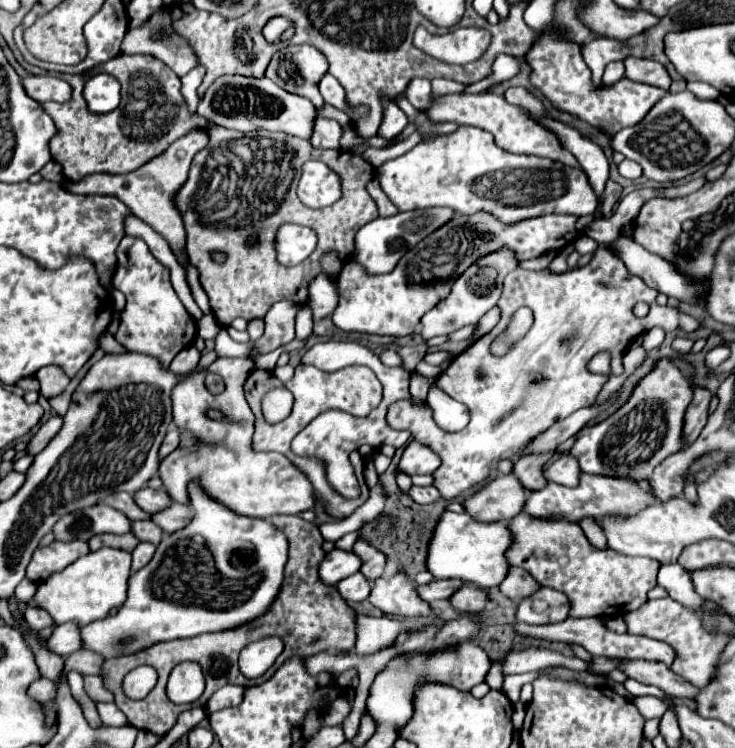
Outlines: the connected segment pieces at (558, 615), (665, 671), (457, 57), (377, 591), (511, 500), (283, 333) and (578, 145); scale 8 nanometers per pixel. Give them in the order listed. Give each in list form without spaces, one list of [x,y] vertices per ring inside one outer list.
[[[540,588],[518,604],[516,618],[524,624],[556,624],[566,620],[568,612],[570,602],[566,594],[552,588]]]
[[[622,660],[624,664],[620,666],[630,678],[642,682],[642,684],[652,684],[664,690],[670,696],[676,698],[688,698],[694,700],[700,692],[700,688],[694,688],[688,680],[682,680],[678,674],[674,674],[668,666],[662,662],[648,662],[648,660]]]
[[[418,26],[414,32],[414,44],[426,54],[444,60],[448,64],[468,64],[488,50],[490,32],[484,28],[456,28],[448,34],[430,34]]]
[[[404,570],[396,572],[388,580],[378,578],[368,600],[382,612],[402,618],[420,618],[432,614],[430,604],[418,596],[416,586],[412,586]]]
[[[498,476],[464,502],[466,512],[480,522],[512,520],[526,504],[526,488],[516,476]]]
[[[276,302],[264,318],[266,330],[264,336],[256,340],[256,348],[262,352],[270,352],[294,340],[294,318],[296,310],[292,302]]]
[[[538,118],[538,122],[544,124],[548,130],[552,130],[552,132],[560,138],[562,146],[576,156],[576,160],[580,162],[582,170],[584,170],[586,176],[588,176],[588,182],[592,184],[594,192],[600,196],[600,194],[604,192],[604,184],[606,184],[606,180],[608,180],[608,170],[610,170],[608,158],[606,158],[606,154],[602,152],[602,148],[600,148],[598,144],[582,138],[578,130],[568,128],[568,126],[564,126],[564,124],[556,122],[556,120]]]

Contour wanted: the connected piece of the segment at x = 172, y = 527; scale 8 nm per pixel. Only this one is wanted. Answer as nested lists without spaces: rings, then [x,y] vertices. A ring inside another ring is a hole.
[[[170,504],[166,510],[152,516],[152,520],[166,532],[172,534],[176,530],[186,528],[186,524],[192,520],[192,508],[188,504]]]

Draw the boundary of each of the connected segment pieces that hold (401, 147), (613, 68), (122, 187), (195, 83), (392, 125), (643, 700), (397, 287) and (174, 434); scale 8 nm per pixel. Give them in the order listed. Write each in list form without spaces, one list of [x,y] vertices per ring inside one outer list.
[[[414,132],[410,138],[402,140],[402,142],[396,144],[396,146],[390,146],[390,148],[368,148],[368,150],[364,152],[364,160],[368,160],[374,168],[380,168],[386,160],[398,158],[398,156],[406,154],[408,150],[412,150],[420,140],[422,140],[422,136],[420,136],[418,132]]]
[[[610,62],[604,70],[602,82],[618,82],[624,76],[624,64],[622,62]]]
[[[196,130],[188,132],[186,136],[178,138],[164,154],[156,156],[148,164],[140,166],[138,170],[130,174],[92,174],[86,176],[78,184],[68,184],[68,192],[74,194],[106,194],[106,196],[124,196],[124,204],[144,222],[148,222],[156,232],[160,232],[168,242],[172,252],[176,254],[178,262],[184,266],[188,256],[186,256],[186,232],[182,224],[182,216],[174,204],[174,194],[180,190],[180,186],[186,182],[186,172],[190,168],[190,160],[194,158],[196,152],[200,152],[208,144],[208,132],[206,130]]]
[[[196,66],[192,72],[188,72],[186,76],[182,76],[182,94],[184,94],[184,98],[186,98],[186,104],[188,104],[190,112],[196,112],[196,106],[198,106],[198,102],[200,102],[198,86],[202,84],[204,74],[206,74],[206,68]]]
[[[390,110],[380,124],[378,136],[384,140],[392,140],[404,130],[404,126],[406,126],[406,114],[402,110]]]
[[[654,696],[635,697],[633,703],[646,720],[661,718],[667,710],[666,704]]]
[[[482,212],[472,216],[458,214],[454,220],[424,238],[418,246],[408,250],[406,256],[402,256],[396,268],[388,274],[370,276],[360,264],[354,264],[352,260],[346,262],[338,278],[340,300],[334,310],[334,324],[346,332],[410,336],[416,330],[420,318],[450,294],[454,278],[458,278],[470,264],[474,264],[478,256],[484,256],[490,250],[498,250],[500,246],[508,246],[520,260],[538,258],[548,250],[562,250],[568,242],[584,234],[592,220],[594,216],[550,214],[530,218],[526,222],[522,220],[514,226],[504,226],[496,218]]]
[[[172,424],[170,430],[168,430],[168,434],[166,434],[166,438],[164,438],[164,444],[162,444],[162,448],[160,448],[160,458],[168,456],[172,450],[176,450],[178,444],[180,444],[180,432],[178,432],[176,426]]]

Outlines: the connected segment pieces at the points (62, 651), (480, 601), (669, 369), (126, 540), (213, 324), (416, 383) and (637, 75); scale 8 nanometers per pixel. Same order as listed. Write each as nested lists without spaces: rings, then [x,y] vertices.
[[[74,622],[60,624],[60,626],[54,630],[54,634],[48,638],[48,648],[50,648],[54,654],[60,654],[60,656],[70,656],[72,652],[84,648],[78,624],[74,624]]]
[[[464,584],[452,598],[450,598],[454,610],[458,614],[466,612],[482,612],[488,604],[488,590],[482,590],[472,584]]]
[[[662,358],[614,416],[592,428],[586,426],[576,434],[572,456],[578,458],[580,468],[586,474],[622,476],[634,482],[650,480],[652,470],[664,458],[684,448],[682,424],[692,394],[694,384],[682,376],[682,372],[668,358]]]
[[[128,532],[128,534],[120,534],[120,536],[116,536],[116,534],[100,534],[100,536],[92,538],[90,542],[96,544],[96,546],[92,546],[92,550],[96,550],[98,546],[110,546],[110,548],[120,548],[120,550],[132,552],[138,546],[140,540],[132,532]]]
[[[212,314],[204,316],[204,318],[198,322],[198,336],[204,338],[204,340],[214,340],[220,330],[222,330],[222,326],[214,320]]]
[[[412,376],[412,382],[410,382],[410,394],[424,402],[426,396],[428,396],[428,390],[430,390],[430,382],[424,378],[424,376]]]
[[[626,58],[626,78],[634,80],[634,82],[642,82],[642,84],[650,84],[650,86],[658,86],[668,90],[670,88],[670,76],[668,70],[654,62],[654,60],[640,60],[640,58]]]

